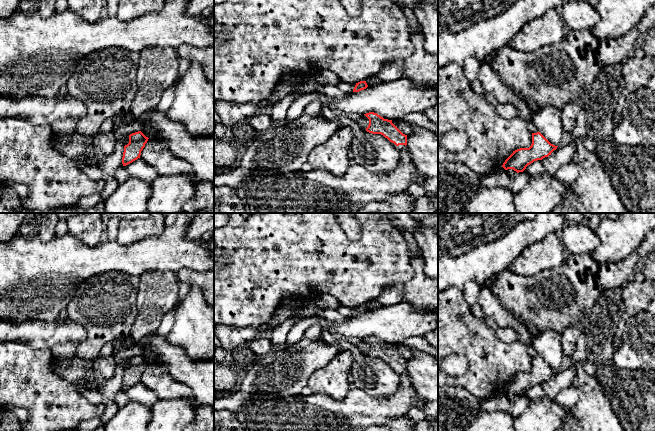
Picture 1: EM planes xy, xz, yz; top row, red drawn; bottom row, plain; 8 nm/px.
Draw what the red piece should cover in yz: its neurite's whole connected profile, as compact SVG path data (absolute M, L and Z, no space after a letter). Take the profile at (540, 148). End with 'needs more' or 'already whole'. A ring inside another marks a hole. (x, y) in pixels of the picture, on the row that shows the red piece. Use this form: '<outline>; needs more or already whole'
M540 132L532 133L532 144L529 148L520 148L505 160L502 167L523 172L528 165L551 155L558 146L551 144Z; already whole

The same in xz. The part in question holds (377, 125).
M369 112L364 115L369 119L367 132L383 135L399 149L401 159L396 169L385 174L374 174L361 165L350 163L342 176L335 176L324 169L247 176L235 190L245 213L357 213L373 201L387 200L393 195L408 191L412 183L422 182L423 178L406 149L407 135L392 120L384 119L377 113Z; needs more

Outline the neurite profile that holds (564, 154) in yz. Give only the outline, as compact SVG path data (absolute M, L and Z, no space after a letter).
M575 143L558 146L548 157L543 158L541 162L547 173L555 175L561 166L573 161L574 154L576 154Z

